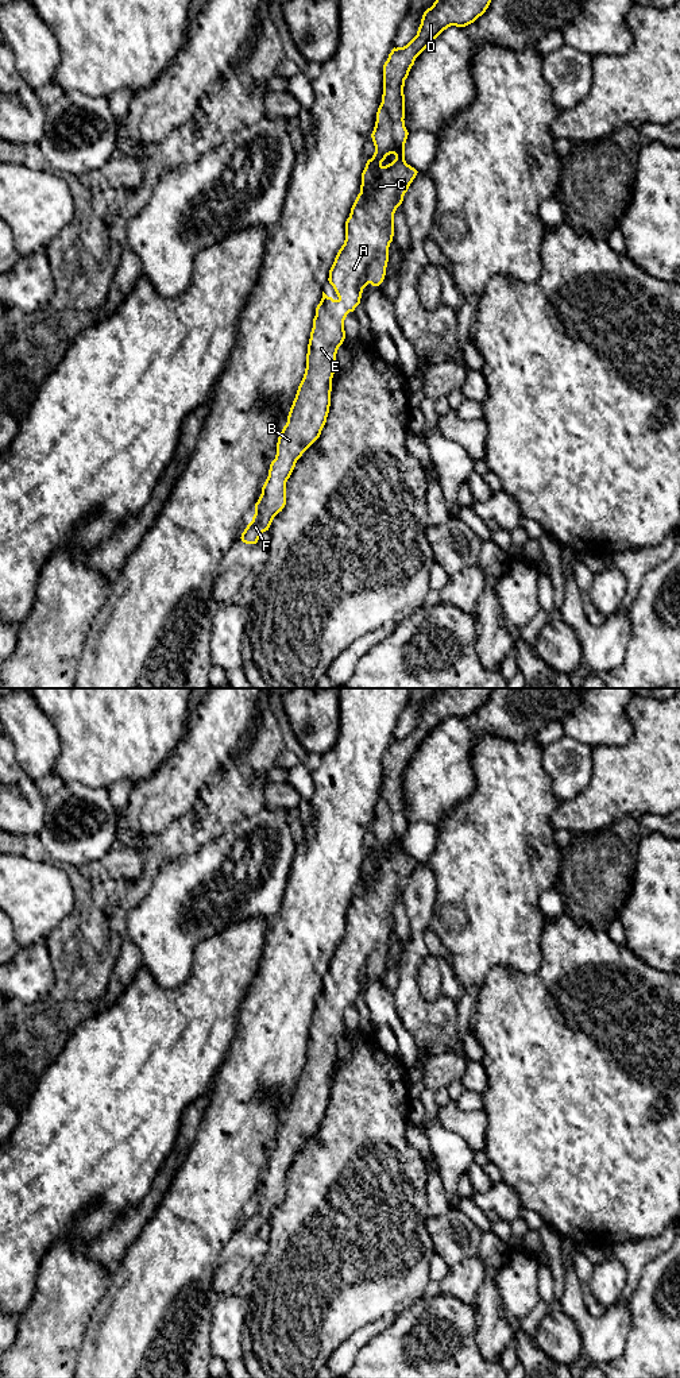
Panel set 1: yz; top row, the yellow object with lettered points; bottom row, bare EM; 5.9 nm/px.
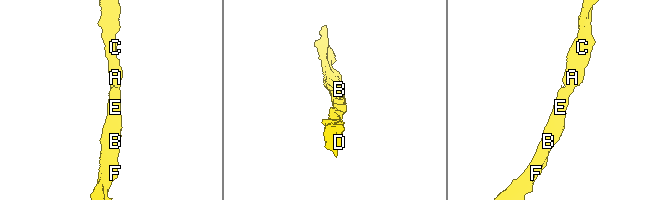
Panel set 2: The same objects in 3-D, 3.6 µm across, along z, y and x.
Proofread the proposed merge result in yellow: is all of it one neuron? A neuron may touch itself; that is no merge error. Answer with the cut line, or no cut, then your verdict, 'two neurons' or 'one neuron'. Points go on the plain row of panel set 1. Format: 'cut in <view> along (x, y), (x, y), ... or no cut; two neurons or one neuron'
no cut; one neuron

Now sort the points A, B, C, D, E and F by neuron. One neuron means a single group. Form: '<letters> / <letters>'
A B C D E F

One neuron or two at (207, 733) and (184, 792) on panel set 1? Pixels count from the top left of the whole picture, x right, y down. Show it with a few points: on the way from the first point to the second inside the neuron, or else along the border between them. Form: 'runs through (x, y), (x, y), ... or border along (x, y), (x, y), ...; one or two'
runs through (205, 748), (188, 767), (184, 778); one

